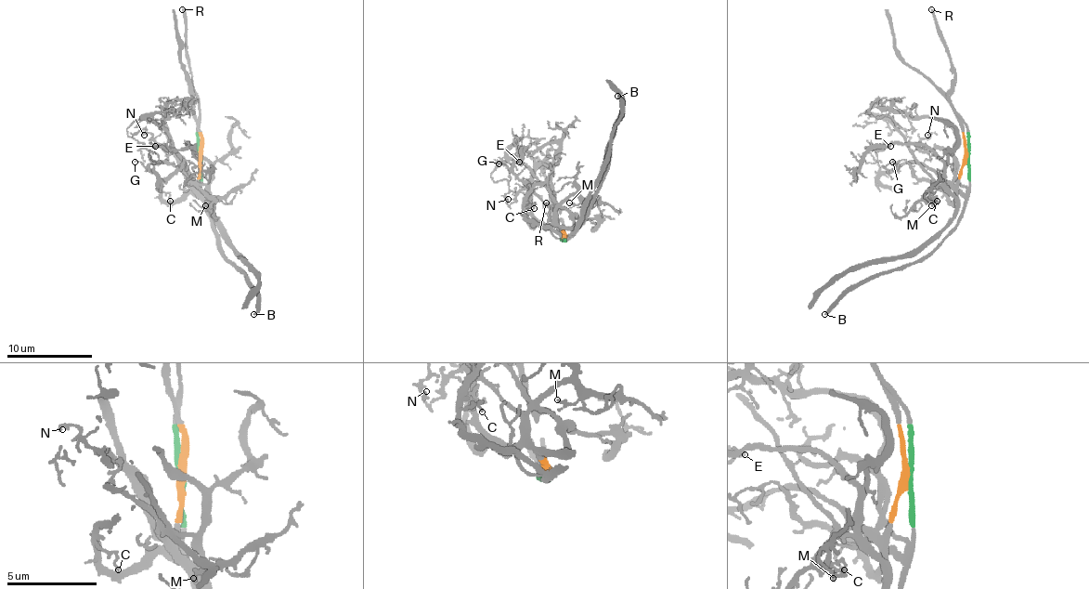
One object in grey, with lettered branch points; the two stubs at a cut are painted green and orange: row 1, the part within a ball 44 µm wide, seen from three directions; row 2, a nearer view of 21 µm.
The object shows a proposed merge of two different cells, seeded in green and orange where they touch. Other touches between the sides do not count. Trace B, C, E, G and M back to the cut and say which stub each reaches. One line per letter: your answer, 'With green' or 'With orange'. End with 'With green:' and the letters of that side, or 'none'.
B: With green
C: With green
E: With orange
G: With orange
M: With orange
With green: B, C

